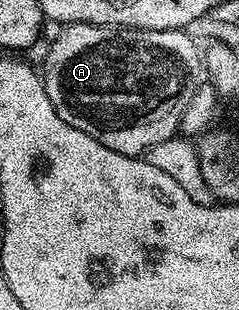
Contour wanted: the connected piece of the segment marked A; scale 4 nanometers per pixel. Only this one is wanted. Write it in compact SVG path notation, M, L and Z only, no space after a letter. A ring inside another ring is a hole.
M68 23L64 29L52 41L52 46L48 49L48 54L44 57L44 69L42 76L44 79L44 90L54 103L54 111L70 127L78 127L78 131L86 131L90 139L98 139L102 147L110 147L110 151L118 151L122 155L138 157L147 154L154 143L166 143L166 139L177 136L182 119L182 111L186 111L186 103L190 103L190 95L194 95L198 84L198 78L202 73L202 53L196 50L196 45L192 42L191 32L182 29L126 29L123 27L113 27L110 25L91 25L90 23Z

